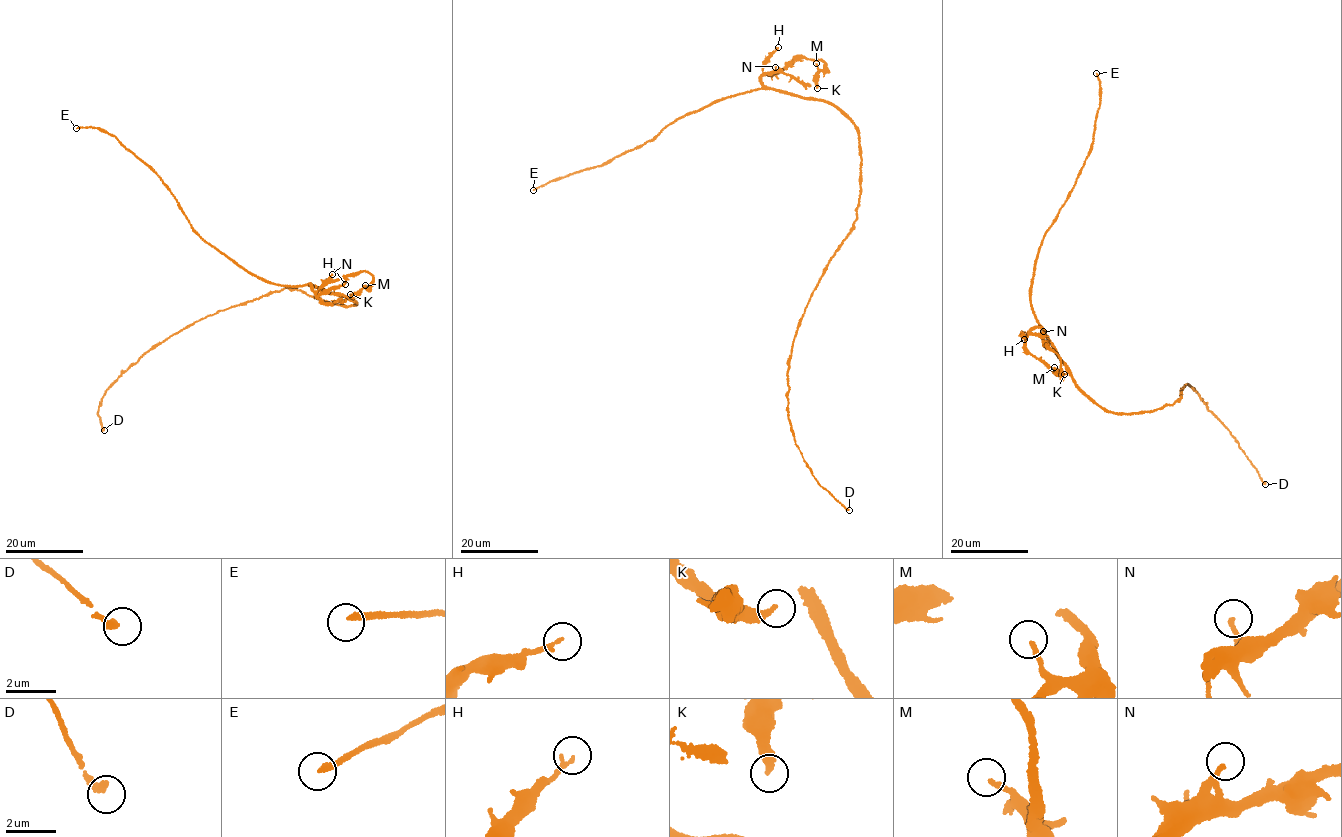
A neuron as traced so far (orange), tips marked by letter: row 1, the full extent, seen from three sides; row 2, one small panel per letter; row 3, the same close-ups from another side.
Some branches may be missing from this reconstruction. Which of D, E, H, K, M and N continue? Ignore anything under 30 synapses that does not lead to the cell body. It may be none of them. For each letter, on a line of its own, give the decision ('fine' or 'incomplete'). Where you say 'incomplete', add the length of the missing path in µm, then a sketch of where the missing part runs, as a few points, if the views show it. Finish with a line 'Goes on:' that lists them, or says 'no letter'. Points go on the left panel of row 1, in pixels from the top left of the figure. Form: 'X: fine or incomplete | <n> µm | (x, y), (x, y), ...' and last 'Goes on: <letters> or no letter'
D: fine
E: incomplete | 140 µm
H: fine
K: fine
M: fine
N: fine
Goes on: E

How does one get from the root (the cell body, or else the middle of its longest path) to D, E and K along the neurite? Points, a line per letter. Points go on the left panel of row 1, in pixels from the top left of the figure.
D: (343, 306), (290, 287), (198, 320), (145, 352), (107, 390), (97, 413), (104, 430)
E: (343, 306), (357, 302), (252, 275), (197, 234), (161, 177), (118, 139), (96, 128), (76, 128)
K: (343, 306), (357, 302), (310, 284), (316, 291), (362, 271), (372, 276), (370, 286), (350, 294)

